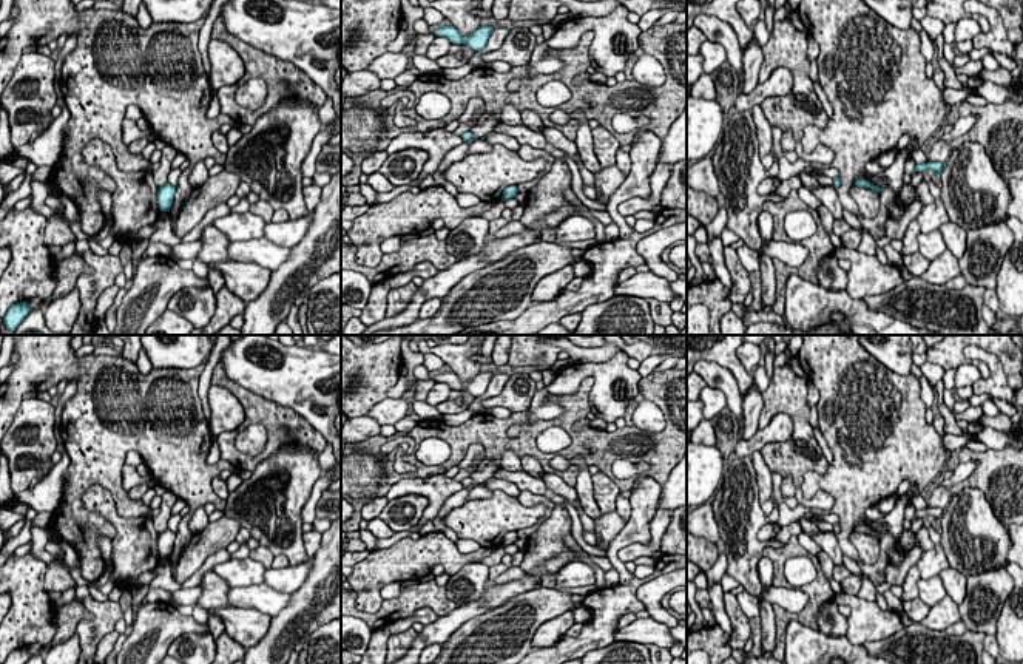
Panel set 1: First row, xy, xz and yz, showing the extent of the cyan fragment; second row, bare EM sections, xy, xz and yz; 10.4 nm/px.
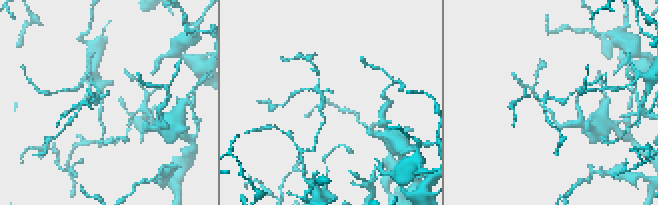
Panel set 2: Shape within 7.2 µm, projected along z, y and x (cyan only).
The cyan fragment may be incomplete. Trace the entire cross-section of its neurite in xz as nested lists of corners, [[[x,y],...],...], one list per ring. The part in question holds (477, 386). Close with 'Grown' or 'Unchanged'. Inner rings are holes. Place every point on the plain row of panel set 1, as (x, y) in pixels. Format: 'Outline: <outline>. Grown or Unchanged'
Outline: [[[443,372],[435,377],[435,383],[446,383],[454,391],[461,391],[464,388],[469,394],[472,394],[477,398],[486,392],[492,377],[492,372],[481,372],[475,375],[469,383],[463,385],[455,372]]]. Unchanged

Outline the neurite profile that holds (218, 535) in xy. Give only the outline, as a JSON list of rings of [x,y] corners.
[[[222,516],[216,522],[208,522],[201,533],[193,536],[190,545],[181,553],[177,567],[173,571],[174,581],[184,584],[202,567],[208,556],[227,548],[236,540],[239,530],[239,522],[227,516]]]

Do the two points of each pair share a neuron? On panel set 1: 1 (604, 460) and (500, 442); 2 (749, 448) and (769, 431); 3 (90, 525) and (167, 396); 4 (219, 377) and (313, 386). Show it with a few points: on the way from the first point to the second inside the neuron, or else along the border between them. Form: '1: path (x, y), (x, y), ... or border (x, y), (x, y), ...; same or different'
1: path (577, 447), (570, 453), (540, 456), (526, 445); same
2: path (753, 443), (764, 436); same
3: path (74, 491), (74, 484), (133, 425); same
4: border (219, 360), (224, 372), (232, 380), (263, 396); different

